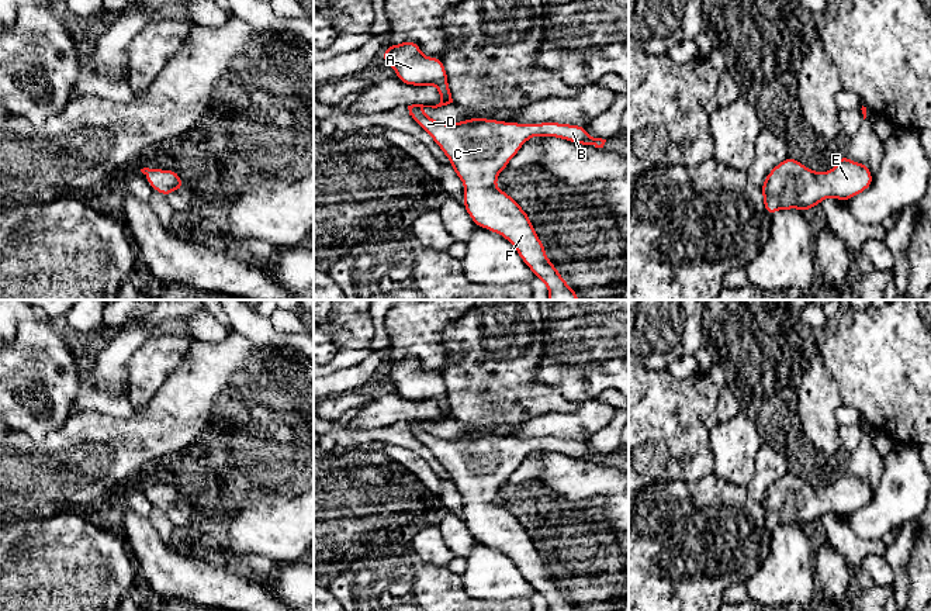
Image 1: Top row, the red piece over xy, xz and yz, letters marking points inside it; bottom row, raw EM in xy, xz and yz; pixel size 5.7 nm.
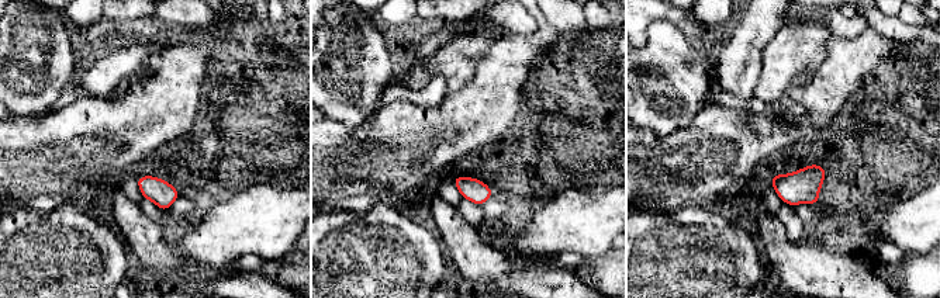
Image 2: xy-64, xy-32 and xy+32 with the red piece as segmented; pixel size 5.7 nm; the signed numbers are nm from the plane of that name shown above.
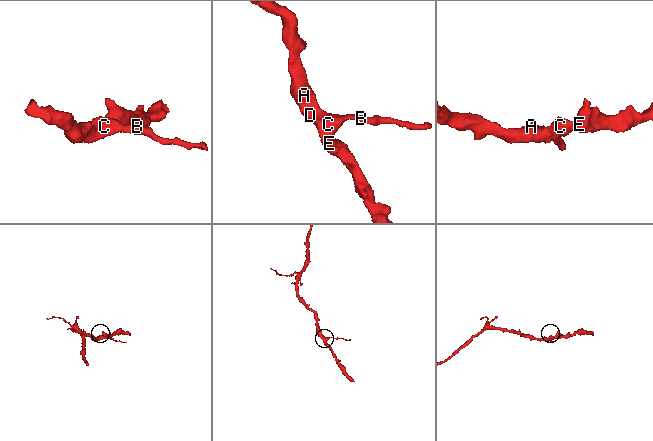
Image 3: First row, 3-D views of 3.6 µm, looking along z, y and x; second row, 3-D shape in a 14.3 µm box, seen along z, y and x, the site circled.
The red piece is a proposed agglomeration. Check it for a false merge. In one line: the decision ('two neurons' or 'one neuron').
one neuron

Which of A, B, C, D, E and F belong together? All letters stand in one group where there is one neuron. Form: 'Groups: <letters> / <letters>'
Groups: A B C D E F

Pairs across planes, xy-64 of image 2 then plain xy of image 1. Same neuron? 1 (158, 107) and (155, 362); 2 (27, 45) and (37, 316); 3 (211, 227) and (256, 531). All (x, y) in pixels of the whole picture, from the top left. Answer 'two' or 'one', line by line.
1: two
2: two
3: one

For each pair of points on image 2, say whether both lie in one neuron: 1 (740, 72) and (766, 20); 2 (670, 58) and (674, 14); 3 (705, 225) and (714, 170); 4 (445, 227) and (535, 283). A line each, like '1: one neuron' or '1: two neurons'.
1: one neuron
2: two neurons
3: two neurons
4: one neuron

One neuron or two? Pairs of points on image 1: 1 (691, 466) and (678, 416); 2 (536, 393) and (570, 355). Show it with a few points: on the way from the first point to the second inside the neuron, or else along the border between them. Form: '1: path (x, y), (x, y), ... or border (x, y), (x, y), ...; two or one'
1: path (685, 454), (678, 446), (678, 428); one
2: border (543, 351), (536, 378), (573, 400); two

